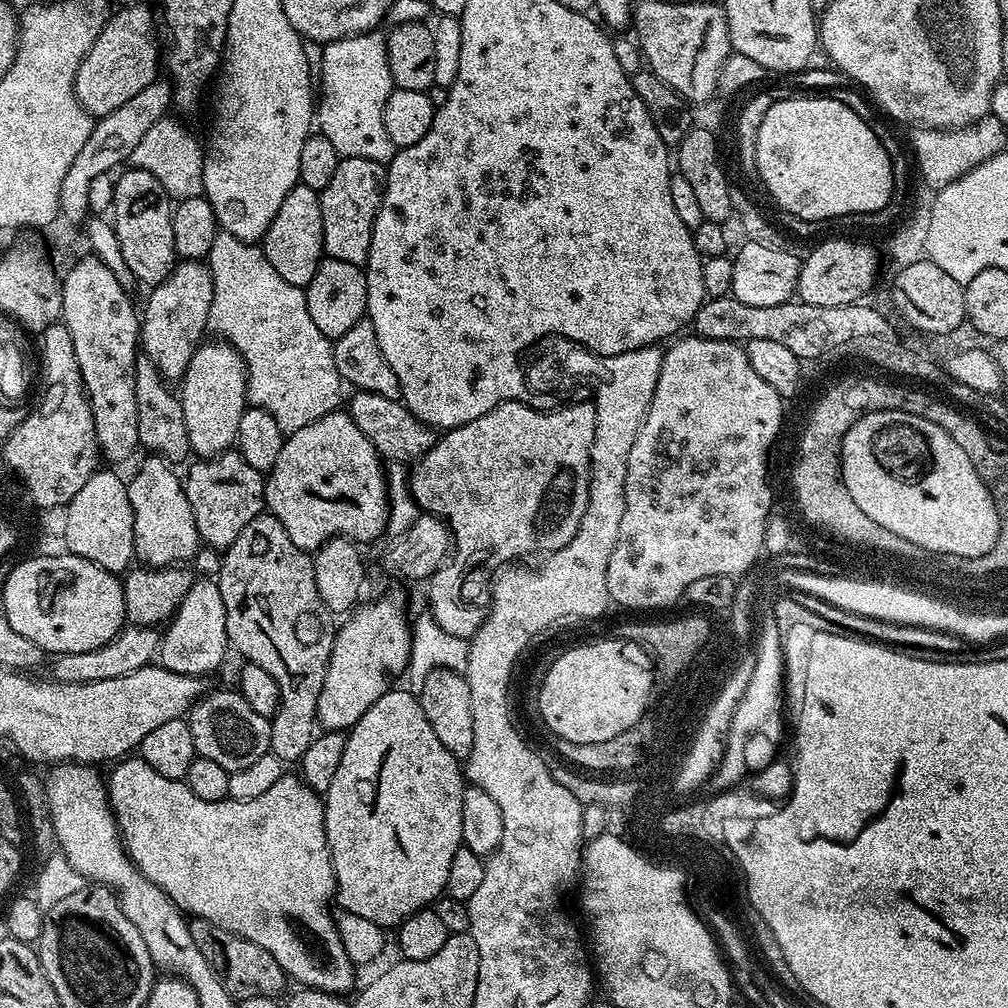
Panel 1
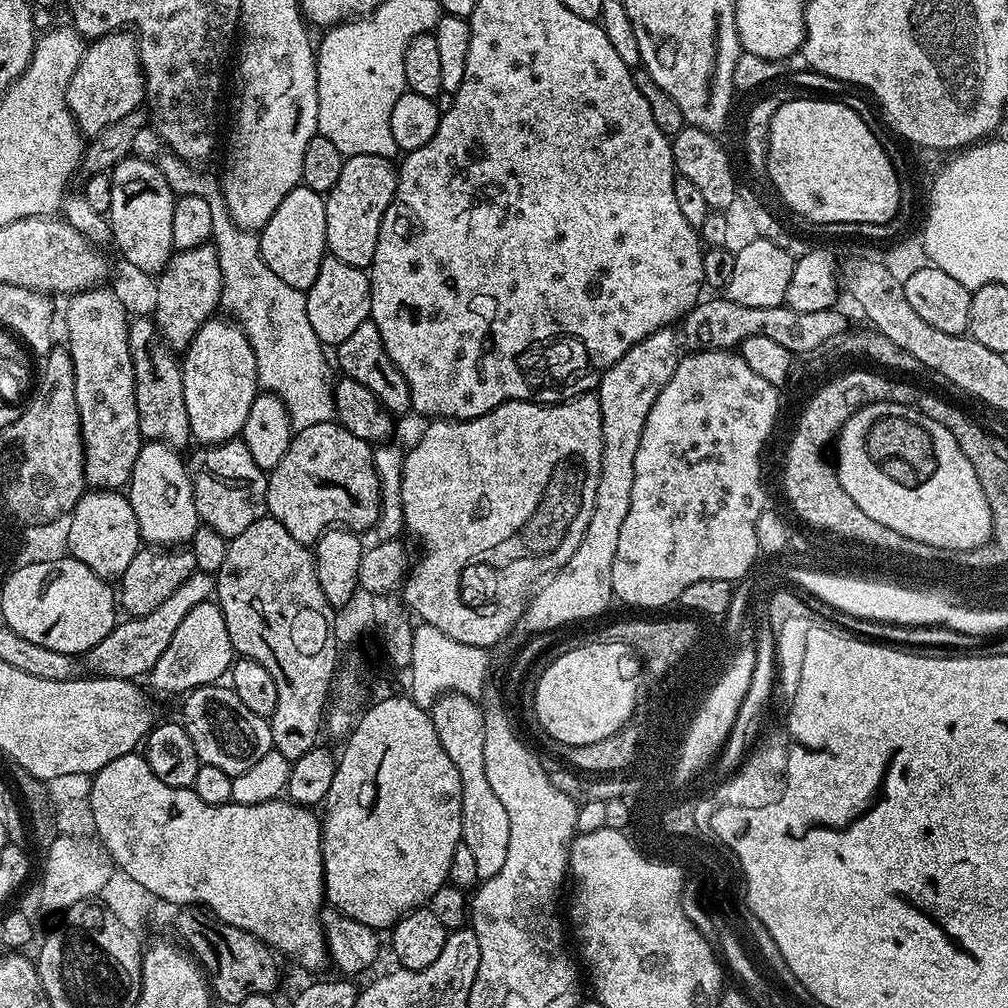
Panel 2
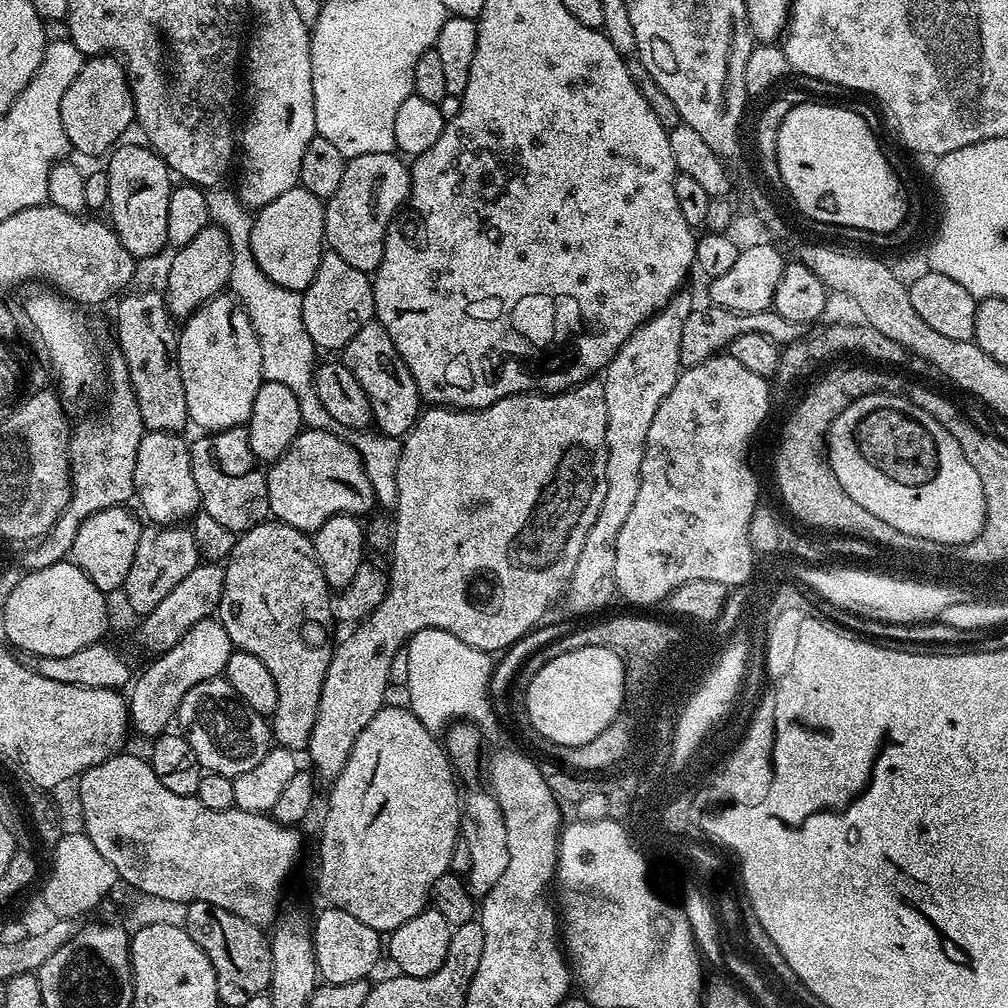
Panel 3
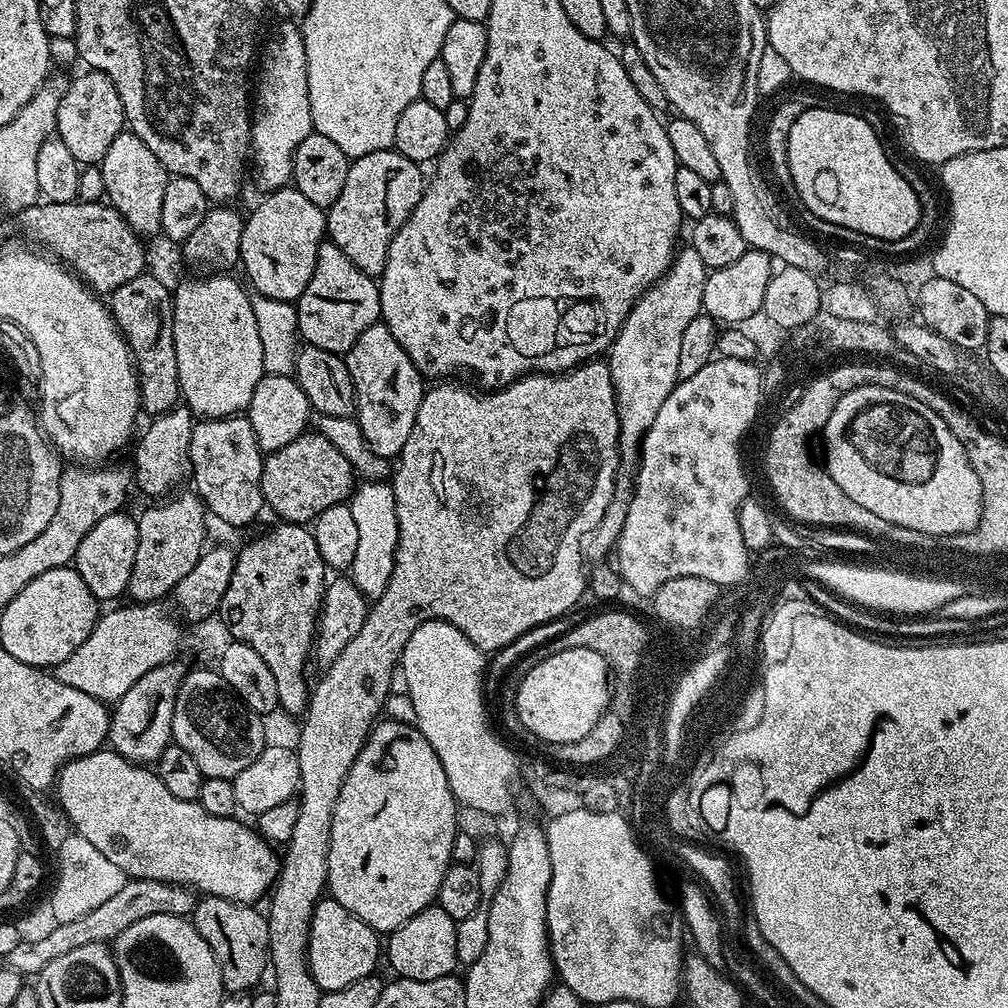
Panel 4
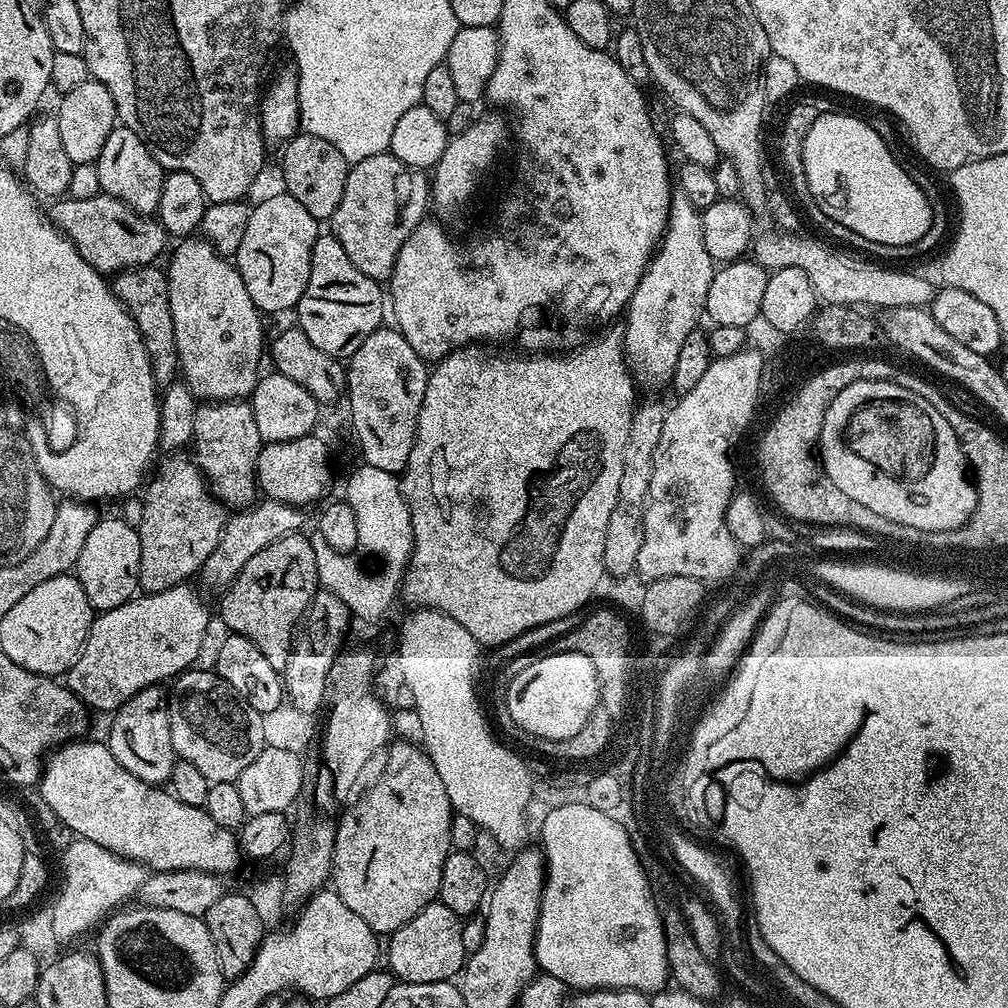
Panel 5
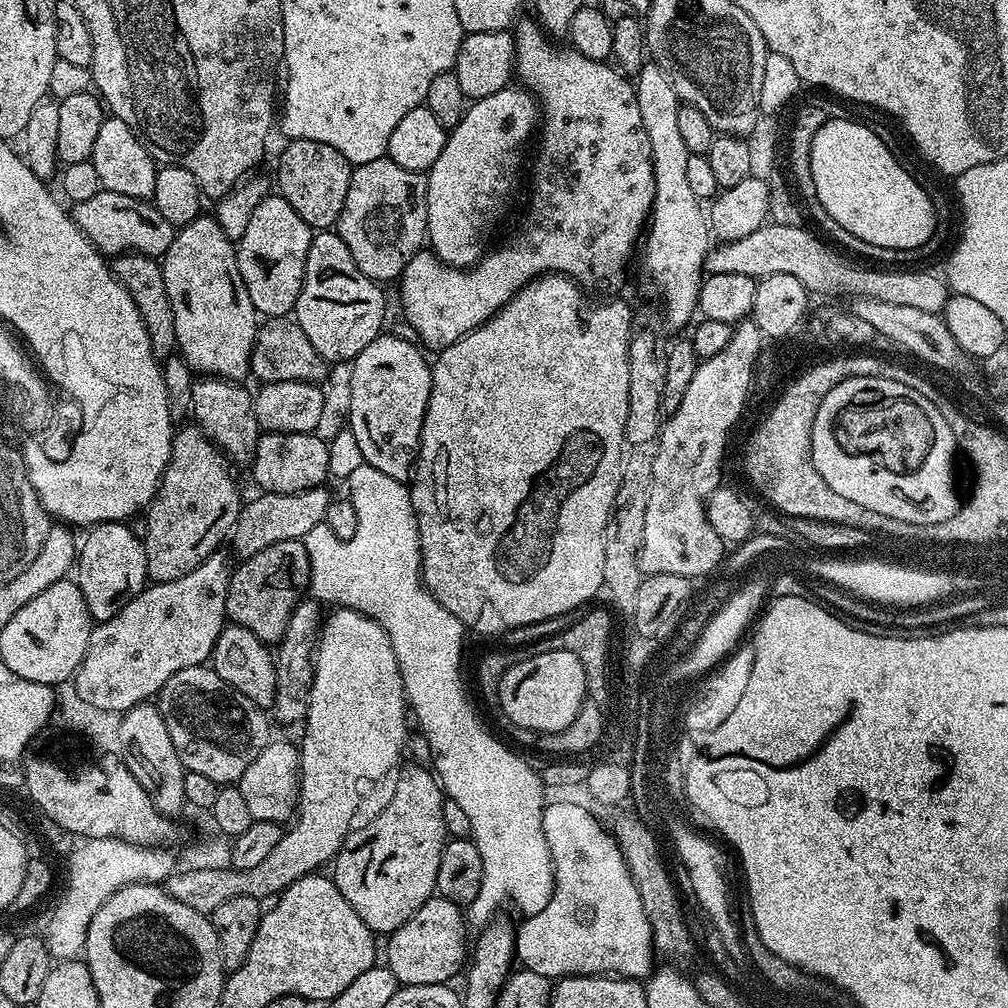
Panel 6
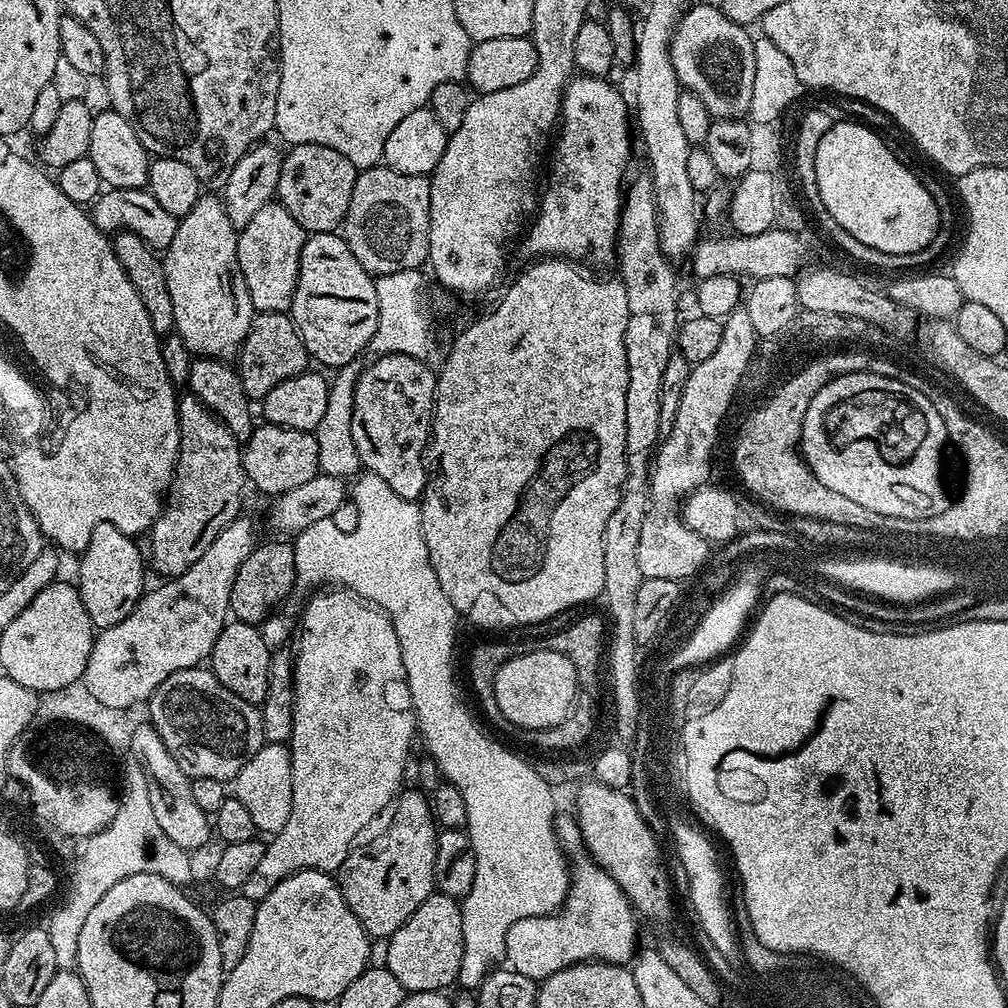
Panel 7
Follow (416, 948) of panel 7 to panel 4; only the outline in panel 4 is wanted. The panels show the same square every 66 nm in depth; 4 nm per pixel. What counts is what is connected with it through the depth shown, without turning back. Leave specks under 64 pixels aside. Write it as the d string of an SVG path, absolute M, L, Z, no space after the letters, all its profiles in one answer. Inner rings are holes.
M438 906L423 908L410 922L398 926L386 936L386 964L401 980L430 982L434 978L451 976L457 971L458 922Z

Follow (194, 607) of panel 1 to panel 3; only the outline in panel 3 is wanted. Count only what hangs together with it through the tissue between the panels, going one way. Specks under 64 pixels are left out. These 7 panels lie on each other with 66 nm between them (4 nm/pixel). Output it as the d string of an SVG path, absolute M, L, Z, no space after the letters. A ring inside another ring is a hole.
M209 618L186 630L186 634L170 650L159 653L144 673L135 677L132 696L127 697L130 728L133 733L155 738L173 723L186 690L203 680L215 680L221 675L233 654L233 646L219 619Z

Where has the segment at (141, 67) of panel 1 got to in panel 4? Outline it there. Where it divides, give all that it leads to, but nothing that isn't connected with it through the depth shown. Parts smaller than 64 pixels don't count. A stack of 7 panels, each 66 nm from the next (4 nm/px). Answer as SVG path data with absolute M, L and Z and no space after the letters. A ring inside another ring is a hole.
M84 70L76 81L69 83L58 106L55 135L66 144L80 166L99 166L102 158L106 158L106 150L110 150L110 142L125 128L122 98L118 98L118 90L114 90L114 82L106 74Z

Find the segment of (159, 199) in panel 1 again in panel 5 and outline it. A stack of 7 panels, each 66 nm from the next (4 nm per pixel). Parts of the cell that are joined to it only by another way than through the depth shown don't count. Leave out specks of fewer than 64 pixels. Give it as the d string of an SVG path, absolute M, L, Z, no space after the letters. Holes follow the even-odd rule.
M123 126L113 128L102 146L102 154L98 154L95 166L103 195L126 202L130 210L141 212L144 216L152 216L158 210L158 198L162 198L162 182L166 170L156 161L148 149L148 143L138 138L134 130Z

